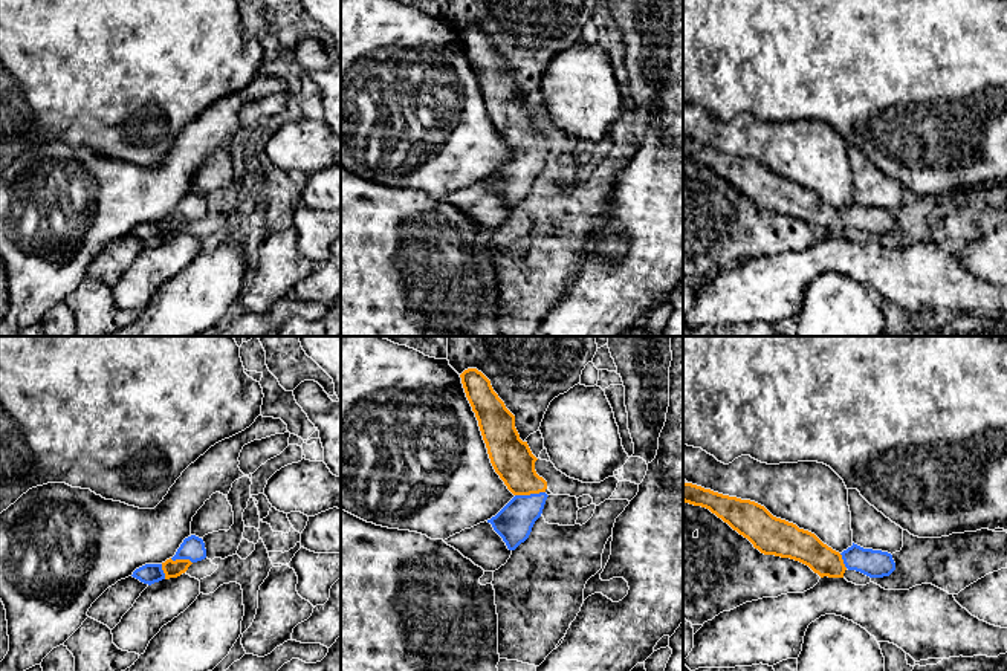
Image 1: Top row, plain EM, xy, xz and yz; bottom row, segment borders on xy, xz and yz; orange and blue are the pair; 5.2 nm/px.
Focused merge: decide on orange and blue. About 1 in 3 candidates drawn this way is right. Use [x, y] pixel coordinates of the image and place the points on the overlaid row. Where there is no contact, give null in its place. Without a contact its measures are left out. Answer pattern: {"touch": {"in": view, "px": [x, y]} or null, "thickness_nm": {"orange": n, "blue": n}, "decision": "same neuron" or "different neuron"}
{"touch": {"in": "xz", "px": [529, 494]}, "thickness_nm": {"orange": 220, "blue": 200}, "decision": "same neuron"}

